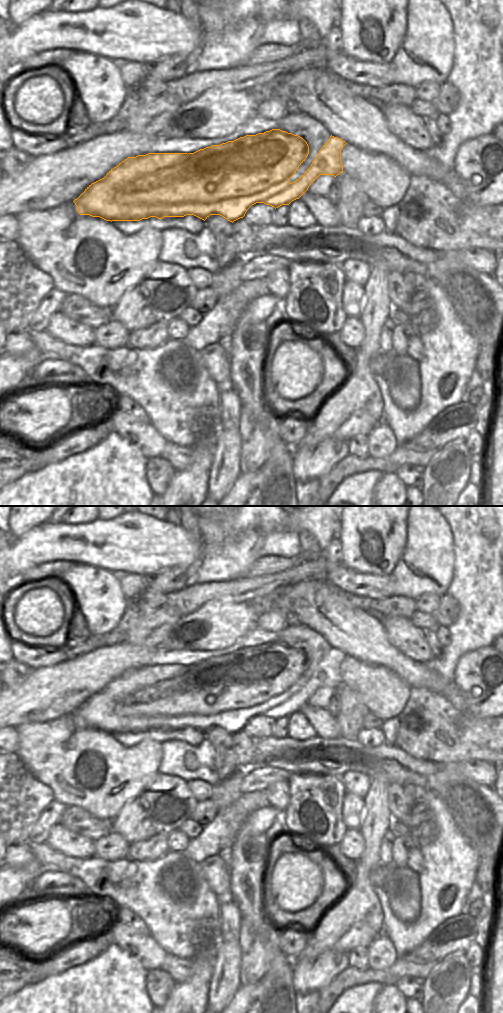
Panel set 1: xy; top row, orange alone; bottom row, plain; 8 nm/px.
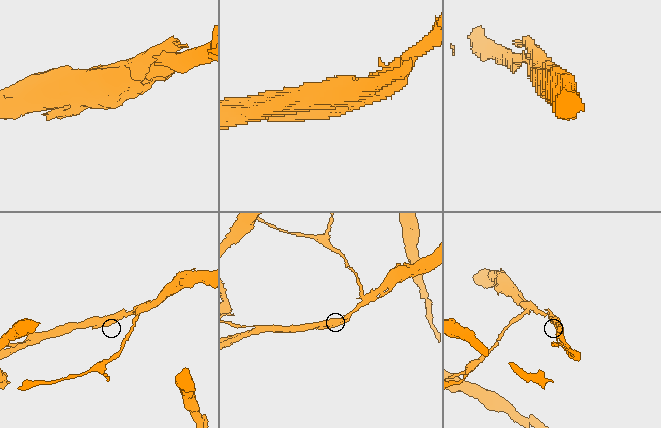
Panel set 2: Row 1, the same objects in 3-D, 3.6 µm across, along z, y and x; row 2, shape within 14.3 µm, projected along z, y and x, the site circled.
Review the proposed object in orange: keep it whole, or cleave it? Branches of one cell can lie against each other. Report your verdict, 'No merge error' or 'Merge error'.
No merge error.

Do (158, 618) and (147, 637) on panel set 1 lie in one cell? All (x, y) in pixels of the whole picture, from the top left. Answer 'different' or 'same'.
same

